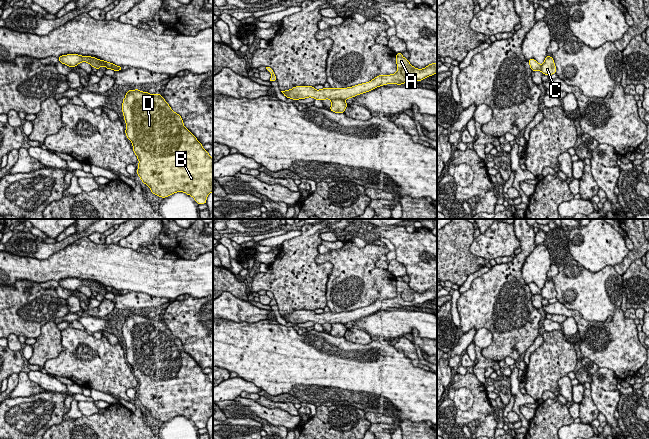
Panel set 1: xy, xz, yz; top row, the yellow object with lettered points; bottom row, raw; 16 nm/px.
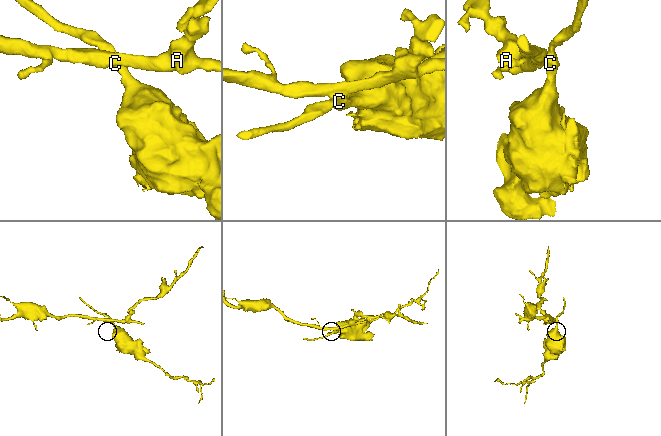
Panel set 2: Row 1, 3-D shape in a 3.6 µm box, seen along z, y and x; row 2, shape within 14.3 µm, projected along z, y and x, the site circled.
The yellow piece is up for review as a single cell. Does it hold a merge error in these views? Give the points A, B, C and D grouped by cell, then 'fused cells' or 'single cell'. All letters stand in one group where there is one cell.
A / B C D | fused cells

